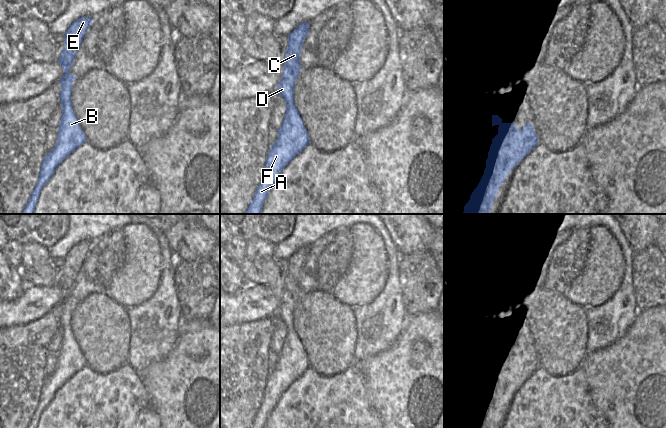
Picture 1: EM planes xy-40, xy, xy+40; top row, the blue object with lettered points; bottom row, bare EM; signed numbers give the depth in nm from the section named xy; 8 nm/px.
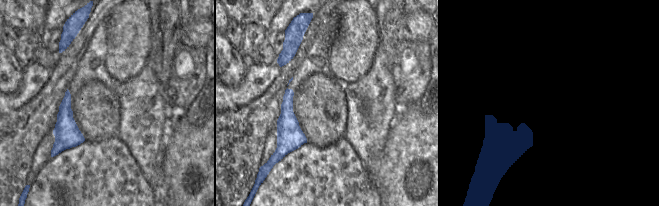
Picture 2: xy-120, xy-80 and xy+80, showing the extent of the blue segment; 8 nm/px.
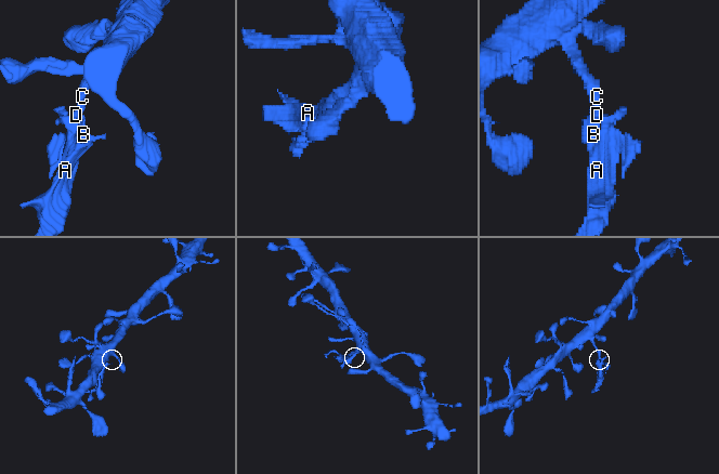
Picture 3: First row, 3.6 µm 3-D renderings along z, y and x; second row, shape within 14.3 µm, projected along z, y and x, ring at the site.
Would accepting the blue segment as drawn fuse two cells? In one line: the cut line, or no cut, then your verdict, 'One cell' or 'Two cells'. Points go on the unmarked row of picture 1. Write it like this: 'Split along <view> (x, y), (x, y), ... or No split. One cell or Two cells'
Split along xy (284, 284), (289, 292), (299, 295). Two cells.

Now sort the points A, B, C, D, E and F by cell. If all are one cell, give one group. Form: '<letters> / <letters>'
A B D F / C E

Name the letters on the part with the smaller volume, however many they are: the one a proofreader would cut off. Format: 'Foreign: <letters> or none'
Foreign: A, B, D, F

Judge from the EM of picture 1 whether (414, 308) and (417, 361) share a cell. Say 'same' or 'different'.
different

